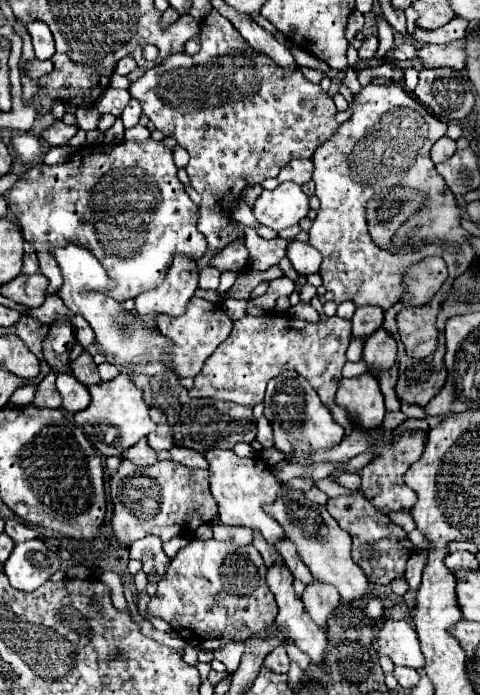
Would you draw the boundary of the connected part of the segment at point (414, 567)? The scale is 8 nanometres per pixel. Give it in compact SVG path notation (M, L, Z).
M415 551L411 555L411 559L407 561L407 571L405 571L405 581L409 585L409 591L417 591L419 583L421 583L421 573L425 567L425 553L423 551Z

